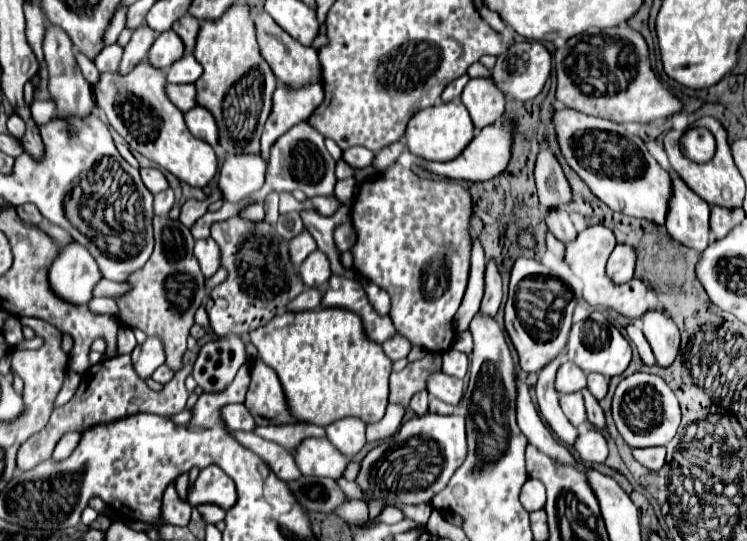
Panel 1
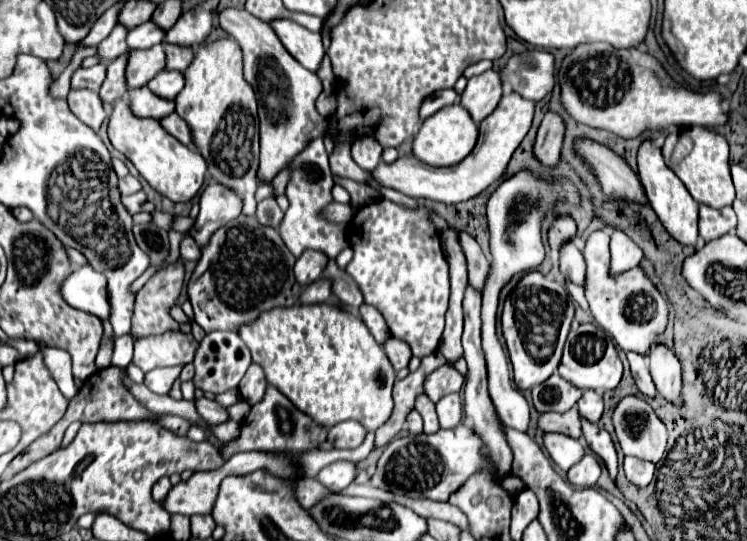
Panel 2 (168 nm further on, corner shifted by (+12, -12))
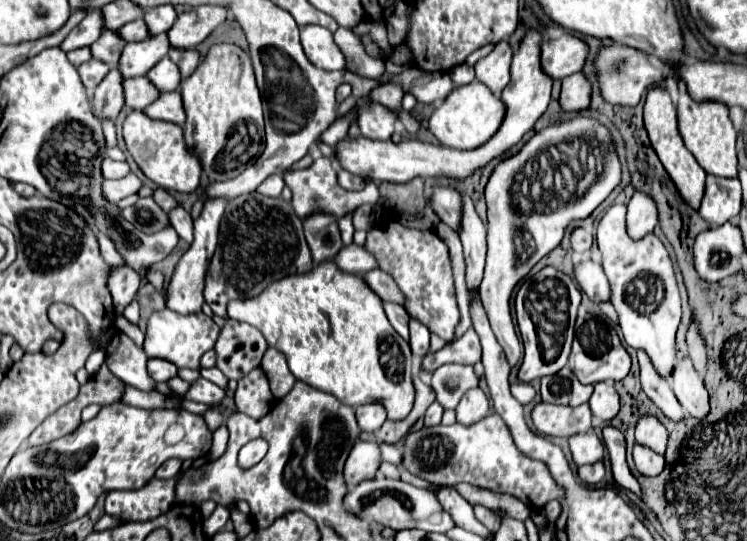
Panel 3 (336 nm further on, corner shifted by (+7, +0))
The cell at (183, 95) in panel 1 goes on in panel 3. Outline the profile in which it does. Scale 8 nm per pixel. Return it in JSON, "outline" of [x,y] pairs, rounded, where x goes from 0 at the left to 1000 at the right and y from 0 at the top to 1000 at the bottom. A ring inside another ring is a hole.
{"outline":[[[197,140],[165,148],[165,163],[167,163],[167,192],[178,203],[194,203],[213,177],[210,163],[205,163],[205,155],[199,155]]]}

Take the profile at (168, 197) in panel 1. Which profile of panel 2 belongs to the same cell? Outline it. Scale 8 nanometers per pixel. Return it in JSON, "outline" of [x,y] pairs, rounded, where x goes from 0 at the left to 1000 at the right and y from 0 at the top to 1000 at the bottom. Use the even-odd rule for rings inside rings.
{"outline":[[[190,351],[182,355],[182,359],[174,359],[174,362],[163,362],[163,377],[174,396],[203,392],[206,388],[206,377],[198,373],[198,366],[195,366],[195,359]]]}

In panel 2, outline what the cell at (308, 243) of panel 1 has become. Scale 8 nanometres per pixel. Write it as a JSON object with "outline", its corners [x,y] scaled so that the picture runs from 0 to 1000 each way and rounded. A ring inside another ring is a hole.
{"outline":[[[418,259],[418,266],[412,266],[412,274],[407,274],[407,281],[396,288],[396,296],[391,296],[388,311],[391,311],[391,329],[383,344],[383,362],[388,381],[375,410],[375,433],[380,436],[380,447],[386,451],[394,473],[402,473],[410,458],[420,458],[439,470],[439,477],[450,477],[466,455],[466,429],[463,429],[463,414],[442,410],[431,399],[434,381],[444,373],[444,344],[447,344],[439,307],[439,281],[431,259]]]}

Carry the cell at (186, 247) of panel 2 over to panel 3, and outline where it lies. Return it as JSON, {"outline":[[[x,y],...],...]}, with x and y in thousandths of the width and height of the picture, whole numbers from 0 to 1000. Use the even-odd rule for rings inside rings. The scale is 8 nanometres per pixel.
{"outline":[[[242,381],[232,384],[226,392],[226,403],[229,403],[229,418],[237,425],[237,433],[248,444],[248,447],[258,447],[258,407],[253,399],[250,388],[245,388]]]}

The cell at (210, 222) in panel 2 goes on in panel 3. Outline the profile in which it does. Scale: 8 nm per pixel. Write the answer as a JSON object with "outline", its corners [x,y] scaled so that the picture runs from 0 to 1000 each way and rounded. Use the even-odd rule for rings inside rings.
{"outline":[[[280,366],[274,370],[274,381],[272,381],[272,392],[269,399],[261,407],[261,444],[256,451],[256,458],[245,470],[245,477],[240,481],[237,495],[234,495],[234,506],[224,529],[224,569],[232,573],[232,577],[240,577],[240,580],[261,580],[261,577],[269,577],[269,566],[272,566],[272,514],[274,514],[274,499],[277,499],[277,488],[285,473],[285,462],[290,455],[290,440],[293,440],[293,410],[296,410],[296,399],[301,392],[301,381],[304,381],[304,370],[296,370],[296,366]]]}

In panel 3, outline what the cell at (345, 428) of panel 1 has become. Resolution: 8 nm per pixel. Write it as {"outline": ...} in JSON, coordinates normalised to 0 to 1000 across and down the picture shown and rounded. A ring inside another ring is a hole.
{"outline":[[[489,747],[475,754],[478,784],[486,799],[502,799],[510,791],[510,784],[518,776],[515,754],[510,747]]]}

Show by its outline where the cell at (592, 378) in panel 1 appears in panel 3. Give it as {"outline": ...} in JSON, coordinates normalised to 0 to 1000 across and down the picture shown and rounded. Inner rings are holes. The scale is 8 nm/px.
{"outline":[[[802,706],[797,725],[788,736],[788,750],[797,773],[815,780],[829,762],[829,728],[823,725],[818,706]]]}

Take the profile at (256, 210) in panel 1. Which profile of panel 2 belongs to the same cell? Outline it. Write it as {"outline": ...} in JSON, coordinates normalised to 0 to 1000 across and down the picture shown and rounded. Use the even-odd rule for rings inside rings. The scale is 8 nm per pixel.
{"outline":[[[300,70],[289,74],[284,81],[270,81],[254,118],[254,126],[246,133],[249,155],[244,170],[236,177],[236,207],[249,222],[257,244],[257,262],[265,274],[265,281],[278,299],[278,322],[284,333],[289,333],[297,344],[305,344],[313,351],[324,373],[327,373],[327,397],[339,399],[343,392],[344,373],[340,370],[340,355],[345,348],[343,336],[343,314],[345,314],[345,192],[343,174],[337,170],[337,159],[324,144],[324,96],[316,74]]]}

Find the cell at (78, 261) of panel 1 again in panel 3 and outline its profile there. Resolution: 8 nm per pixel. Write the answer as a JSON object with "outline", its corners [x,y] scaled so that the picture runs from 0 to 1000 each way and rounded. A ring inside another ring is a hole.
{"outline":[[[151,492],[143,510],[143,532],[151,551],[151,566],[157,580],[165,580],[167,566],[181,551],[186,532],[186,510],[175,495]]]}

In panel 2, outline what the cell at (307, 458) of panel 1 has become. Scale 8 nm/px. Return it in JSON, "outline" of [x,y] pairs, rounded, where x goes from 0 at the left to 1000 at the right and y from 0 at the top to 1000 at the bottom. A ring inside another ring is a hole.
{"outline":[[[452,850],[444,854],[442,861],[436,861],[428,876],[426,887],[442,902],[444,909],[455,909],[461,906],[469,891],[474,891],[477,884],[477,858],[474,854],[463,854],[463,850]]]}

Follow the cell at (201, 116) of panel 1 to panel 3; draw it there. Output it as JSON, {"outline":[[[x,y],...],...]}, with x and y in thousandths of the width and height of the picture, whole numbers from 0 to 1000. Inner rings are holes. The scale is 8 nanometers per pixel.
{"outline":[[[221,170],[216,174],[205,192],[199,192],[191,203],[197,214],[210,218],[210,222],[224,222],[224,226],[234,226],[240,233],[248,229],[248,203],[245,203],[245,185],[242,174],[234,170]]]}

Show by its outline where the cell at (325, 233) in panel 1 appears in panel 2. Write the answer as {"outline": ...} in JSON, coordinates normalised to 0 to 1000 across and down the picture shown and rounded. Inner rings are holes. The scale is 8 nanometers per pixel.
{"outline":[[[447,481],[439,484],[439,492],[434,499],[434,514],[442,514],[447,521],[444,540],[458,562],[463,562],[469,569],[479,569],[487,562],[487,547],[485,547],[479,525],[461,499],[455,499]]]}

